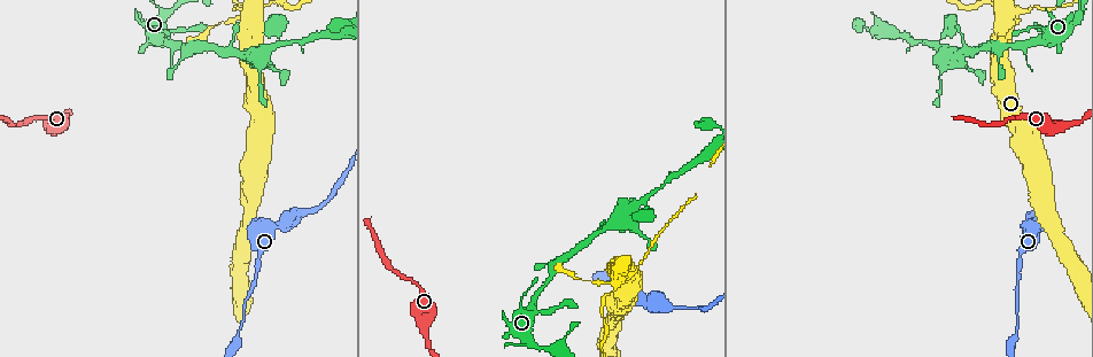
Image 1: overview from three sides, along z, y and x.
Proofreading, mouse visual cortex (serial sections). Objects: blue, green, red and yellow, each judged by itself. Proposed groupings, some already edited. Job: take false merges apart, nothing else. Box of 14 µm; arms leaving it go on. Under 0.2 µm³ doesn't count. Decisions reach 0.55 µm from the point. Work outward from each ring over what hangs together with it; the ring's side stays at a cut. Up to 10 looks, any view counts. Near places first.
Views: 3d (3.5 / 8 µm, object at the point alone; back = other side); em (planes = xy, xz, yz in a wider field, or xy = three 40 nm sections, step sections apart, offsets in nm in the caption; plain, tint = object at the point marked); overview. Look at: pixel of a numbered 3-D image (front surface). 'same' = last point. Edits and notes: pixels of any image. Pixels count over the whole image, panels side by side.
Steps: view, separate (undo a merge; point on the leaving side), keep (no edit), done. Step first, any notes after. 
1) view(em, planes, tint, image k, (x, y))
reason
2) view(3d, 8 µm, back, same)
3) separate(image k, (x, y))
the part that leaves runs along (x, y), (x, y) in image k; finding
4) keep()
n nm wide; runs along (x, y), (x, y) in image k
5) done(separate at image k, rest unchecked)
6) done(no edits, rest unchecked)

view(3d, 3.5 µm, image 1, (1067, 124))
sudden change in width

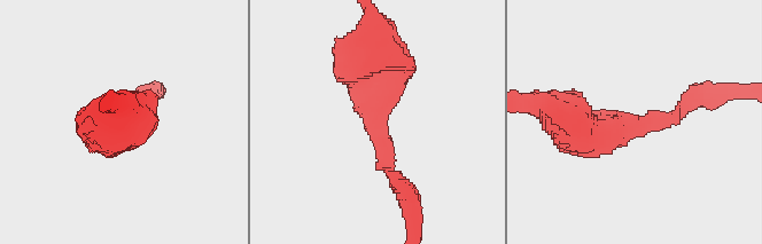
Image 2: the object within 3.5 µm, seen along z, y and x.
view(em, planes, tint, image 2, (638, 126))

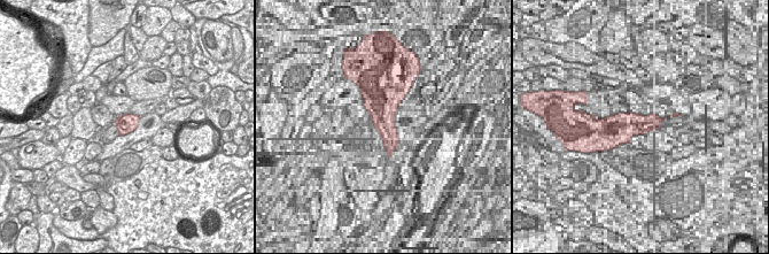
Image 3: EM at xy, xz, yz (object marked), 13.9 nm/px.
keep()
280 nm wide; runs along (567, 130), (605, 136), (673, 118), (699, 94) in image 2; continuous, no second cell

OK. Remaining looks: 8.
view(3d, 3.5 µm, image 1, (1024, 11))
thick turns thin

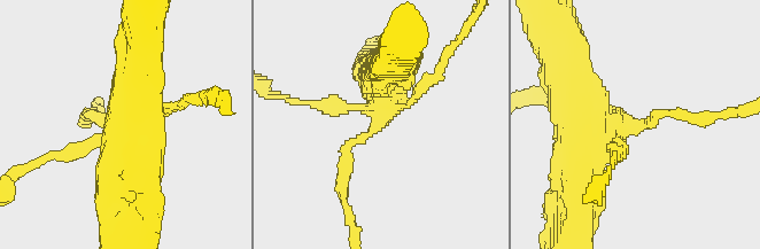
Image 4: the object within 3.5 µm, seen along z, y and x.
view(em, planes, tint, image 4, (375, 128))

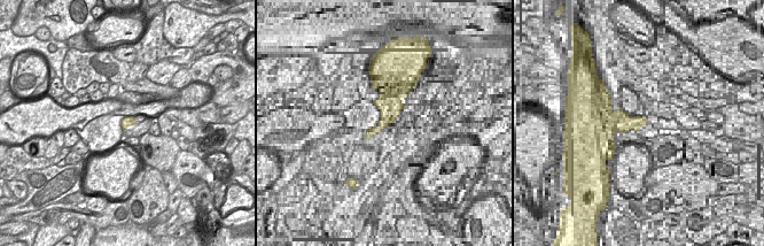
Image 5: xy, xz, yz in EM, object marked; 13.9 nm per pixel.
separate(image 4, (100, 116))
160 nm wide; the part that leaves runs along (380, 101), (319, 107), (285, 98) in image 4; a second cell is stuck on

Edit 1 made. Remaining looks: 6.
view(3d, 3.5 µm, image 1, (644, 200))
thin arm on a thick one

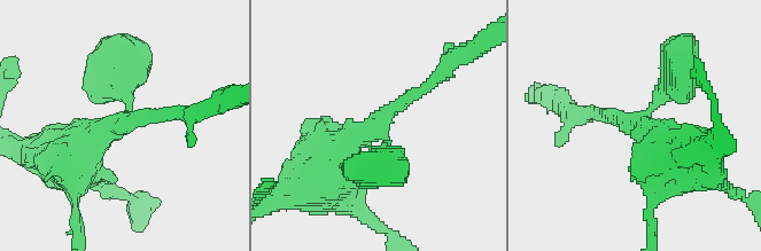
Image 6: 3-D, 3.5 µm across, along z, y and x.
view(em, xy, step 1, tint, image 6, (374, 128))

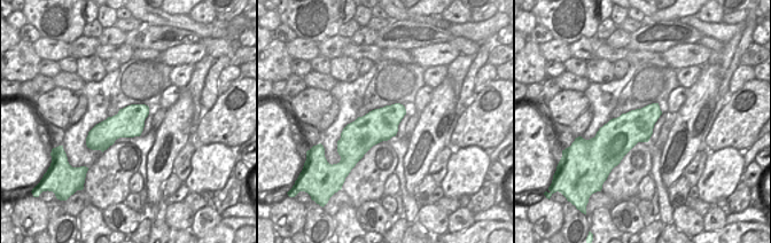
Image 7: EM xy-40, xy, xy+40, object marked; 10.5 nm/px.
view(em, xy, step 3, tint, same)
another direction

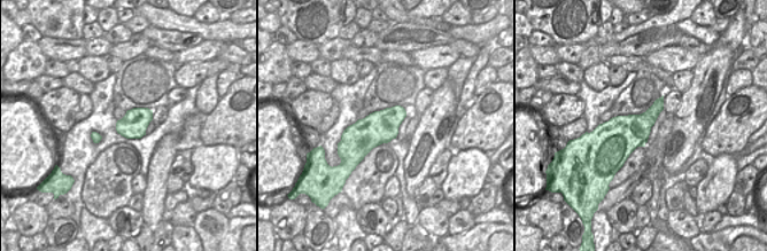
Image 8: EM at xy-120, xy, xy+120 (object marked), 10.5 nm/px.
keep()
arms of 200, 300, 700 nm; one cell here

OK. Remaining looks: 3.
view(3d, 3.5 µm, image 1, (244, 315))

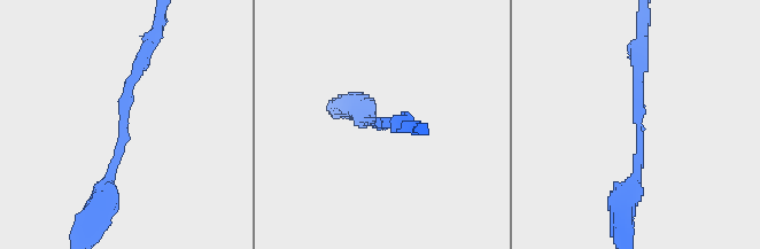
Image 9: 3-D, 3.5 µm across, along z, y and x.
view(em, xy, step 2, tint, image 9, (123, 127))
now the EM

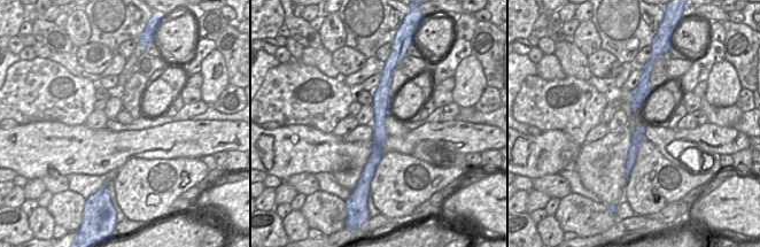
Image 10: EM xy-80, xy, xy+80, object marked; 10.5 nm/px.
keep()
arms of 150, 150 nm; runs along (144, 56), (123, 102), (106, 197) in image 9; continuous, no second cell

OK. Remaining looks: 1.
done(separate at image 4, rest unchecked)

